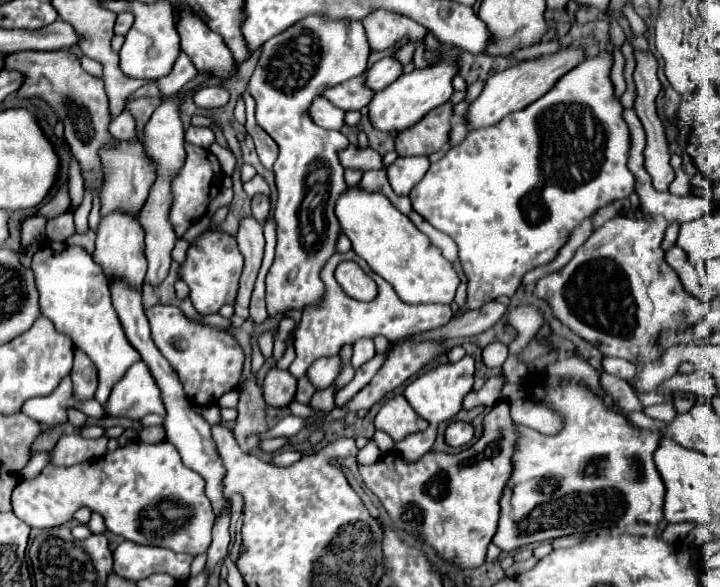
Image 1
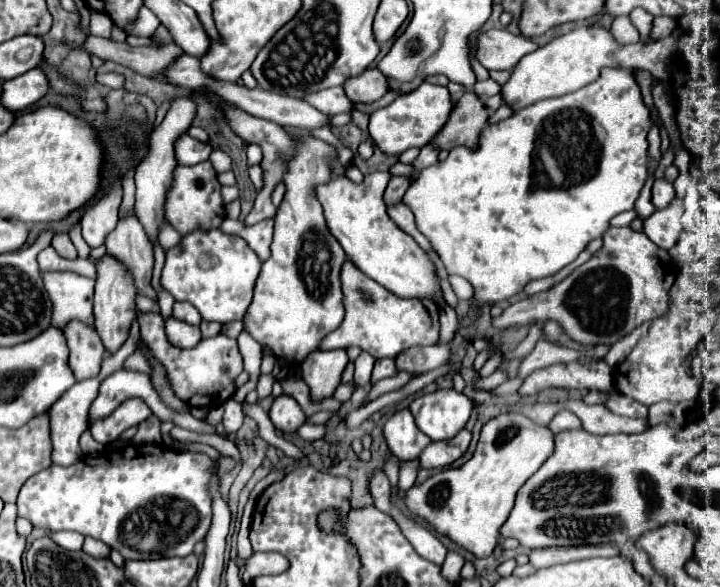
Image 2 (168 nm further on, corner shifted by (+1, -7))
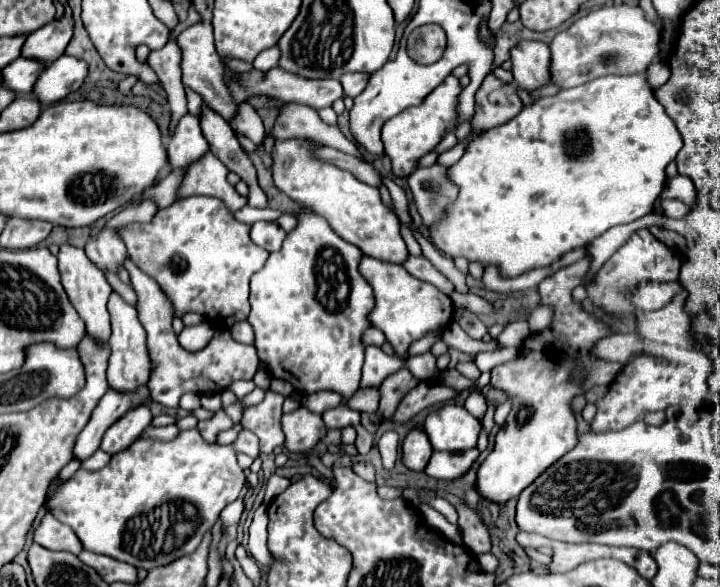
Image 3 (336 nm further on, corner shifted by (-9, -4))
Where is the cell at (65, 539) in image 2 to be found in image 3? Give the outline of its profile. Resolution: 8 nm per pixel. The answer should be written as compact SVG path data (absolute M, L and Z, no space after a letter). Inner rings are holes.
M46 514L42 518L42 524L34 532L34 542L50 550L66 550L72 554L80 554L84 550L72 528L58 522L52 514Z

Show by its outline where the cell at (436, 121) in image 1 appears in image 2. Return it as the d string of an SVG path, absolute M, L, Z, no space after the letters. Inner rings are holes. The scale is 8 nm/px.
M466 89L458 105L450 113L448 123L442 127L442 131L434 137L432 143L438 149L454 149L458 145L466 145L472 149L476 147L488 119L490 111L486 109L486 105L472 89Z

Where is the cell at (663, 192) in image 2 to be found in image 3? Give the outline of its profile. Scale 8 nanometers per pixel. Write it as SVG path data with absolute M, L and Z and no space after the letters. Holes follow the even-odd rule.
M676 198L662 200L662 208L664 208L664 214L670 216L670 218L682 218L688 212L688 206L682 200L676 200Z

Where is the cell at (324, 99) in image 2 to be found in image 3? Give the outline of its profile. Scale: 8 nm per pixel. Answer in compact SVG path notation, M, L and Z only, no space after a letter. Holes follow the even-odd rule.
M272 68L268 72L258 72L252 70L248 74L240 74L236 84L228 84L228 88L232 90L232 96L236 102L244 102L248 96L256 96L256 94L266 94L284 102L296 102L296 104L306 104L314 110L320 108L330 108L338 98L344 98L344 90L342 84L338 80L306 80L300 76L292 76L280 68Z

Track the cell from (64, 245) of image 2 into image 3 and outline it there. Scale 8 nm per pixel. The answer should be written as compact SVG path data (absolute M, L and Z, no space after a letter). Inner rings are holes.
M70 244L60 246L58 268L60 268L60 276L62 276L62 286L72 302L72 306L76 308L76 312L80 314L80 318L86 324L86 334L92 336L94 340L100 340L100 344L106 344L108 336L110 336L110 316L106 310L106 302L108 302L112 288L106 282L104 274L96 268L96 264L92 264L92 260L88 260L88 256L82 248L76 248Z

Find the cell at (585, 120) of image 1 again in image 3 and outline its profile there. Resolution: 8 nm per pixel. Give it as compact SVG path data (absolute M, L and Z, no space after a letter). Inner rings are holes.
M624 74L624 76L602 76L596 78L588 84L570 88L570 90L560 90L554 96L546 96L540 98L536 102L532 102L530 106L524 106L522 112L518 116L514 116L512 120L508 120L502 126L496 126L476 138L472 138L466 146L464 156L448 168L448 180L458 186L458 196L456 200L452 200L448 204L448 208L444 208L444 214L438 222L434 222L432 226L428 226L430 232L430 240L434 242L434 246L448 254L450 258L466 258L468 262L480 262L484 268L488 266L496 266L502 278L516 278L522 276L530 270L536 268L548 268L552 264L556 264L566 252L588 246L594 238L598 238L600 234L604 234L608 228L616 226L616 224L626 224L632 222L648 212L652 212L654 208L654 200L658 198L658 194L662 192L664 184L666 184L666 166L668 162L672 162L676 158L676 154L682 148L682 138L680 132L676 128L676 124L672 122L672 118L664 112L662 104L656 100L652 86L648 84L644 74Z

